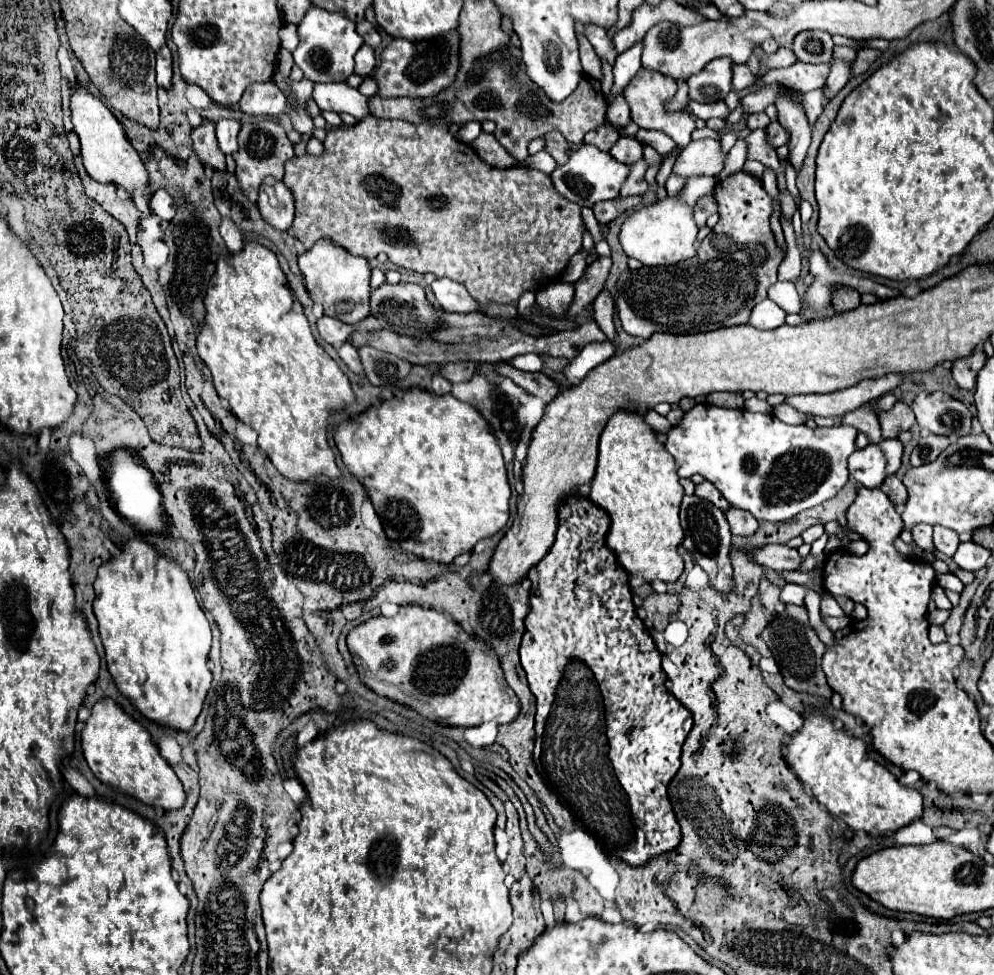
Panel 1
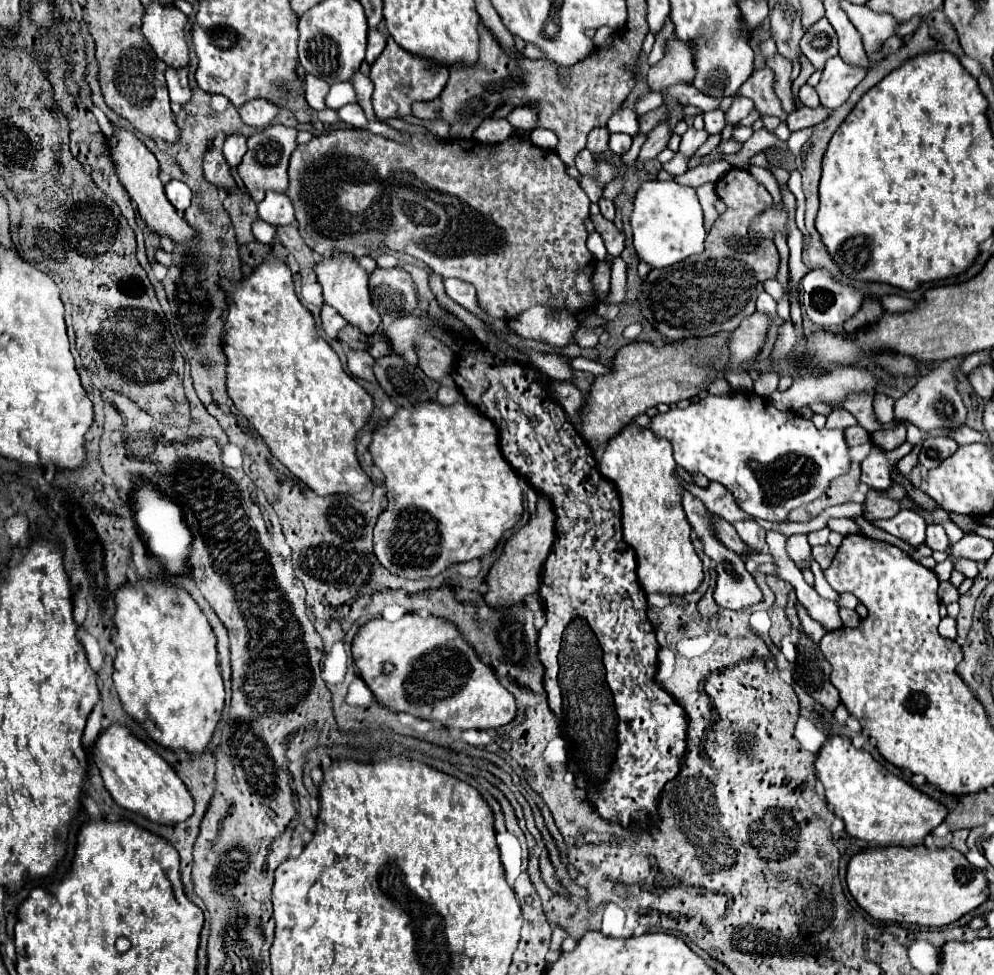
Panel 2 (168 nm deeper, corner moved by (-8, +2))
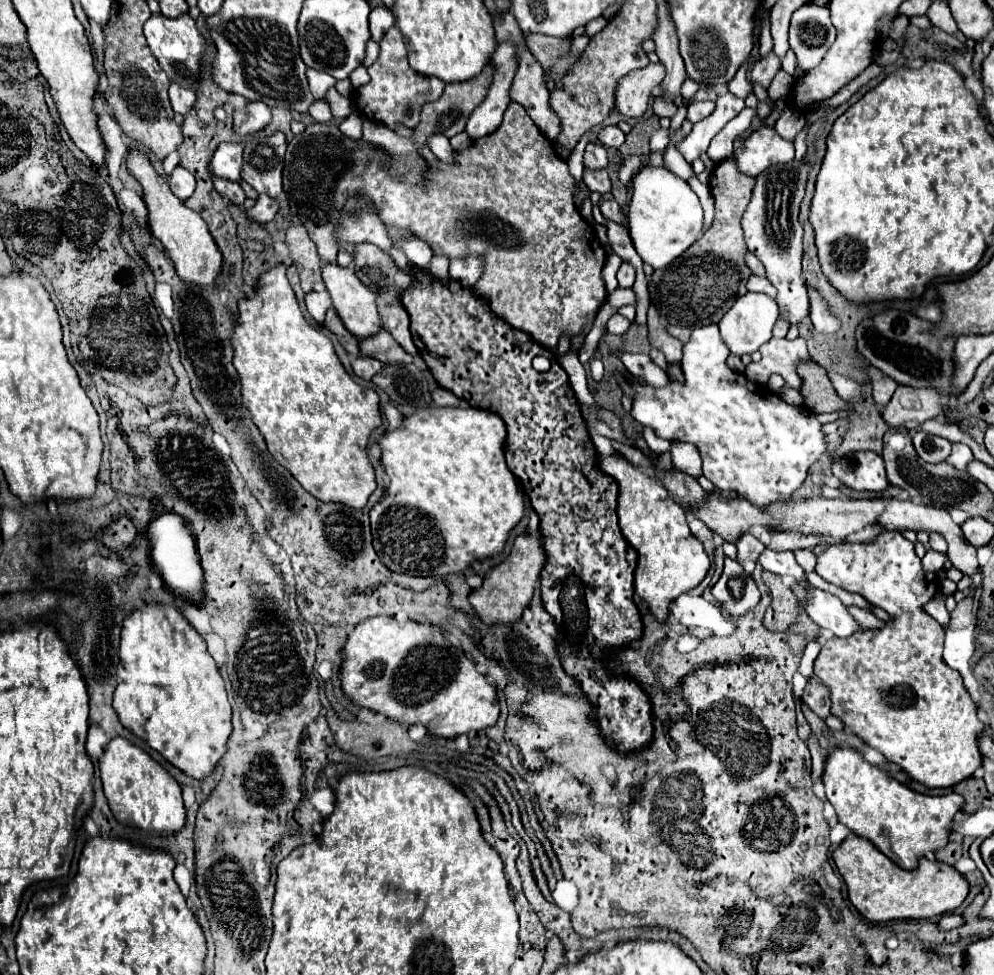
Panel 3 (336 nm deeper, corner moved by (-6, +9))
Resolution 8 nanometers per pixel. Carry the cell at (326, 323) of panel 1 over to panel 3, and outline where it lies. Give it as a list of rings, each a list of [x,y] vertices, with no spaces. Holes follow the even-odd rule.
[[[323,290],[323,292],[309,292],[309,294],[305,296],[305,304],[307,304],[309,316],[311,316],[315,322],[319,322],[319,324],[325,322],[327,310],[333,308],[333,302],[331,302],[331,296],[329,296],[327,290]]]

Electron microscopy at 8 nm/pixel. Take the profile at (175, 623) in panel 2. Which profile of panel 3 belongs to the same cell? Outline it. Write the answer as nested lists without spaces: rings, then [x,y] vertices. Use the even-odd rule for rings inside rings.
[[[145,602],[143,606],[131,610],[123,620],[113,708],[125,728],[143,738],[167,762],[197,780],[213,772],[217,760],[225,752],[225,742],[231,734],[231,706],[227,702],[227,692],[219,668],[207,652],[207,642],[203,636],[171,604]]]

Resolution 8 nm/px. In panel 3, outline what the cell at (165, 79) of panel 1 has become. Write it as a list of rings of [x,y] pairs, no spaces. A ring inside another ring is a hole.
[[[171,82],[169,86],[169,100],[171,106],[177,114],[187,114],[187,110],[193,106],[195,102],[195,92],[191,88],[183,88],[177,82]]]

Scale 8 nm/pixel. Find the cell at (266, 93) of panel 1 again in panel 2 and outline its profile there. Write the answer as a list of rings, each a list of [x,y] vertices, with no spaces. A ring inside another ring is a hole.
[[[265,99],[249,101],[239,109],[241,121],[245,125],[251,125],[251,127],[257,127],[257,129],[265,129],[267,125],[271,125],[271,121],[277,113],[279,113],[279,107],[265,101]]]

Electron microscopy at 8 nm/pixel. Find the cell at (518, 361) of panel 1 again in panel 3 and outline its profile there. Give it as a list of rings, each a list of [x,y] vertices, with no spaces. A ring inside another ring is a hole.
[[[407,238],[403,242],[395,242],[395,246],[403,248],[403,252],[407,254],[407,258],[411,260],[411,264],[421,270],[423,274],[429,274],[429,264],[431,264],[431,258],[433,258],[433,252],[429,250],[427,244],[419,242],[417,238]]]

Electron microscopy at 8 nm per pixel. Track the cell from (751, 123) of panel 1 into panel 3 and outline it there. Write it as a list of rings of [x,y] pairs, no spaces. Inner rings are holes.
[[[769,54],[769,56],[765,56],[765,58],[755,62],[755,66],[751,70],[751,82],[753,84],[761,84],[763,88],[769,88],[771,80],[775,78],[779,68],[781,68],[781,60],[777,56]]]

